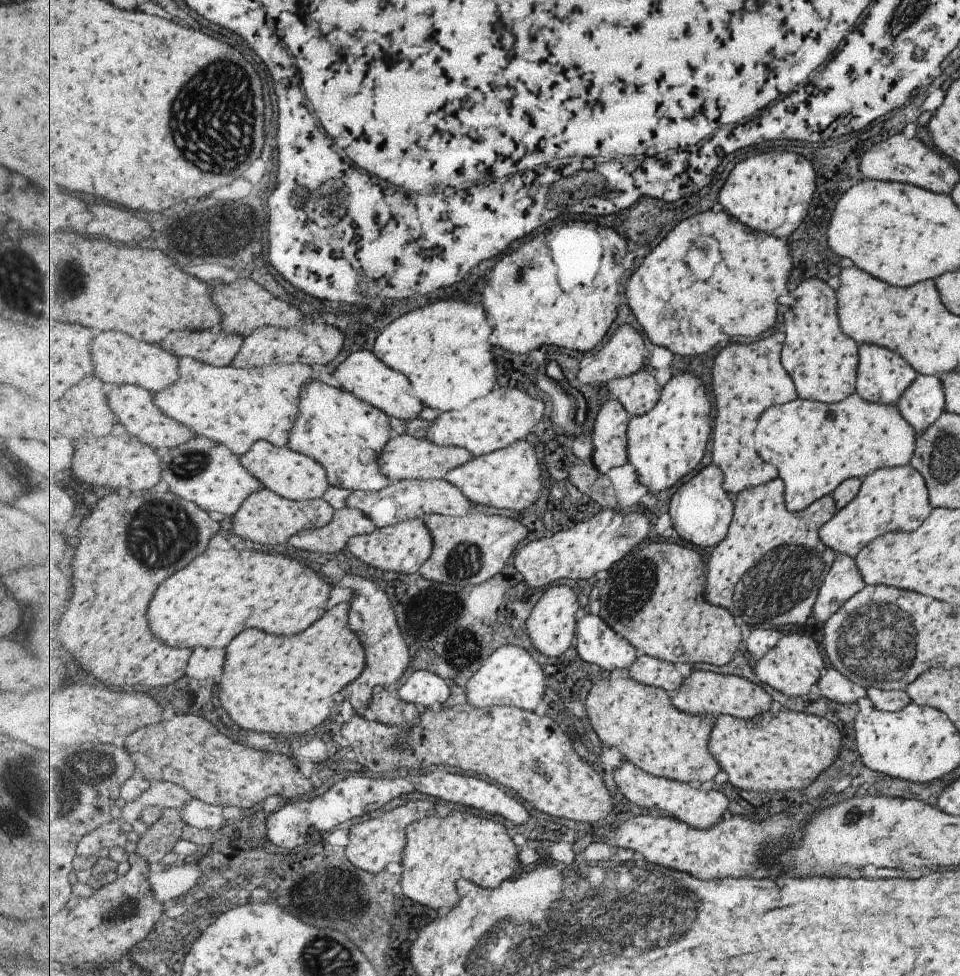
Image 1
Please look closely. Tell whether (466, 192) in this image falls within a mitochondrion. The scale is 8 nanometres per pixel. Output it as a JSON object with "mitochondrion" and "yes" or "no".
{"mitochondrion":"no"}

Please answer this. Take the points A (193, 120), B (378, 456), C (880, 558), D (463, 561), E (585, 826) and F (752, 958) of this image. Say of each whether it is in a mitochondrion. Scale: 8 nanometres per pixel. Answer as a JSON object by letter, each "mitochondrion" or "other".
{"A":"mitochondrion","B":"other","C":"other","D":"mitochondrion","E":"other","F":"other"}

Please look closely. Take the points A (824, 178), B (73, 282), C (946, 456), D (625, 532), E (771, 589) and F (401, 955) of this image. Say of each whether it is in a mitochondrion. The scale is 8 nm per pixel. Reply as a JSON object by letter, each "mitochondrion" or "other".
{"A":"other","B":"mitochondrion","C":"mitochondrion","D":"mitochondrion","E":"mitochondrion","F":"other"}

